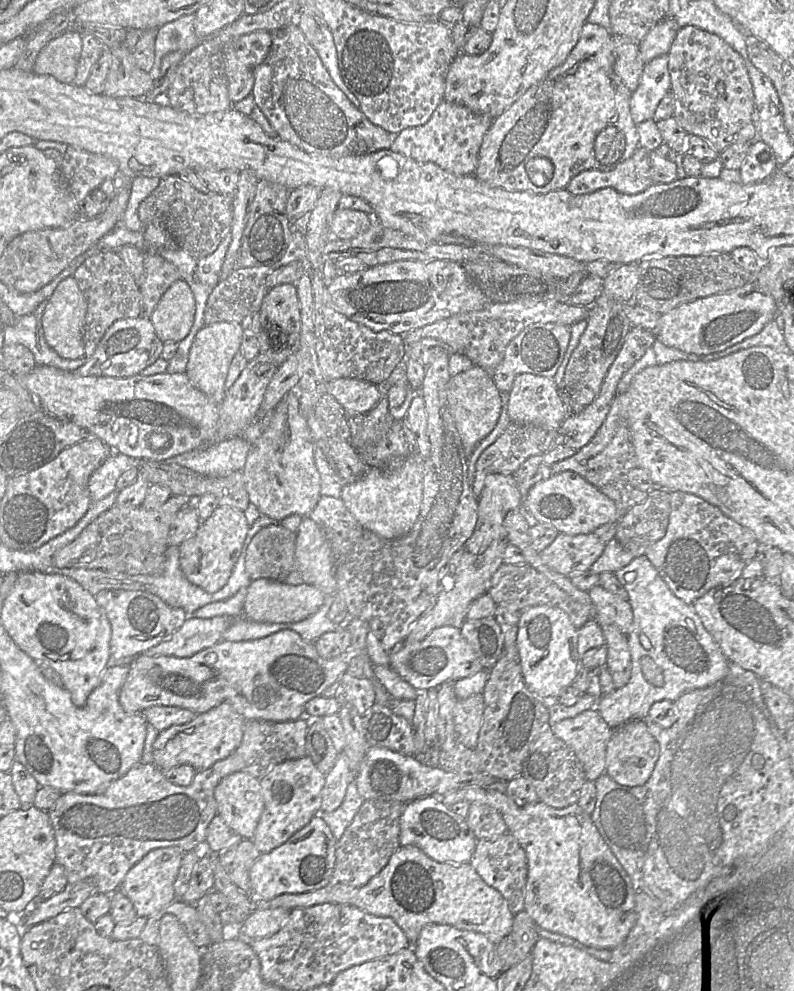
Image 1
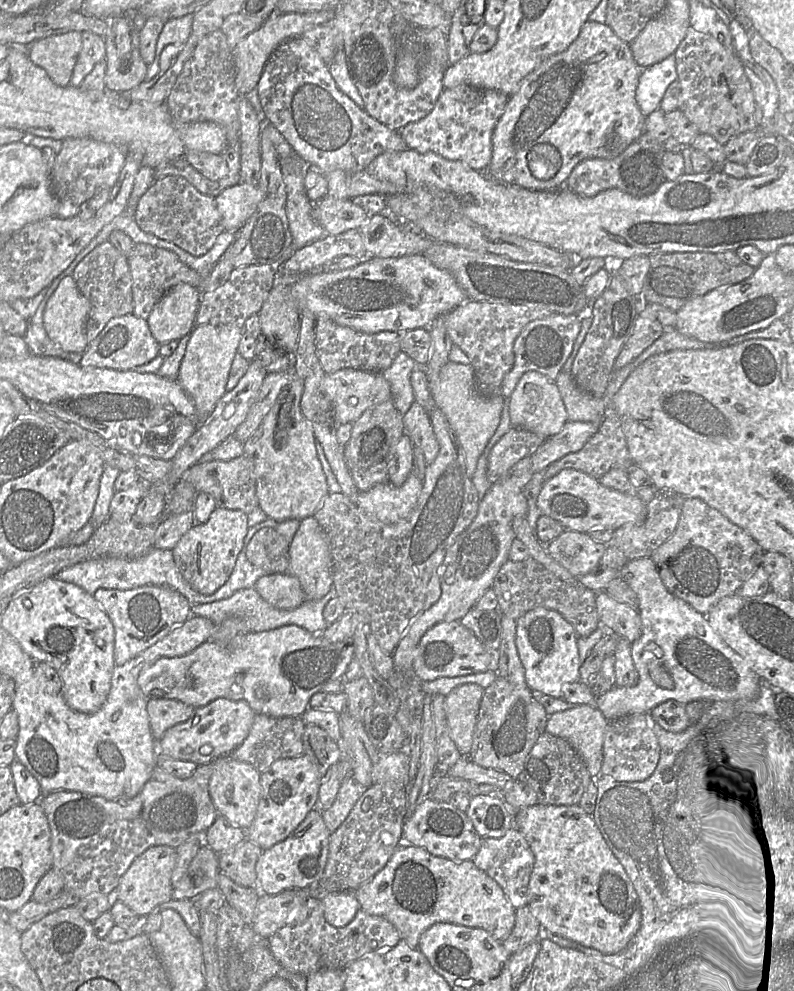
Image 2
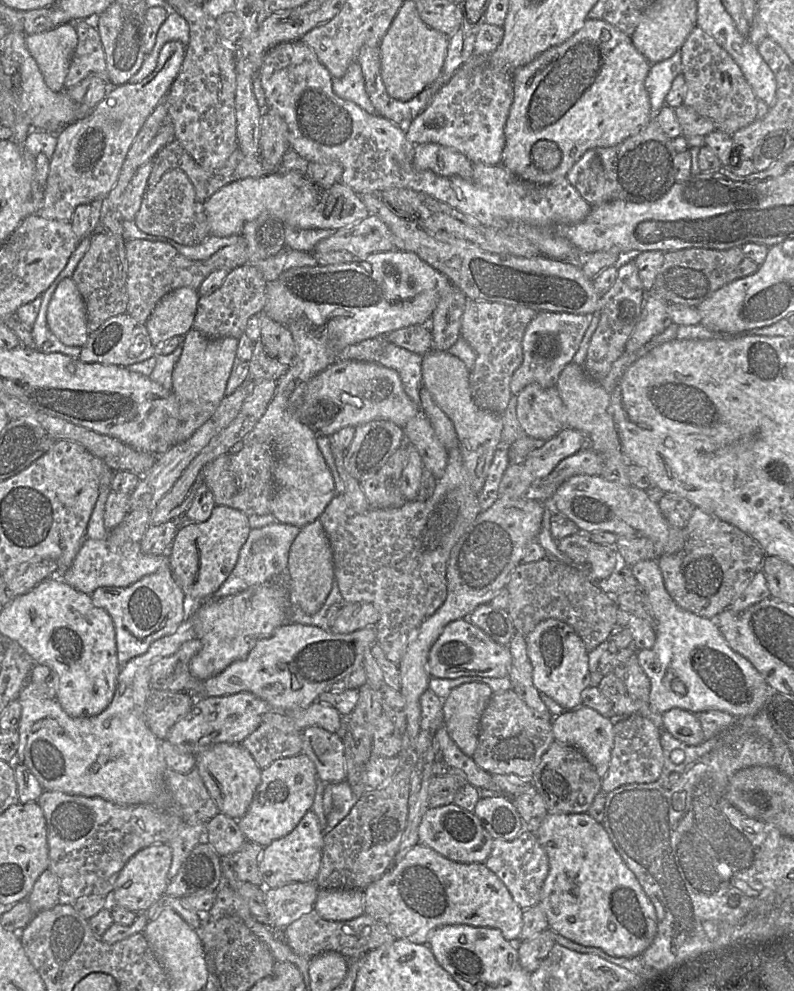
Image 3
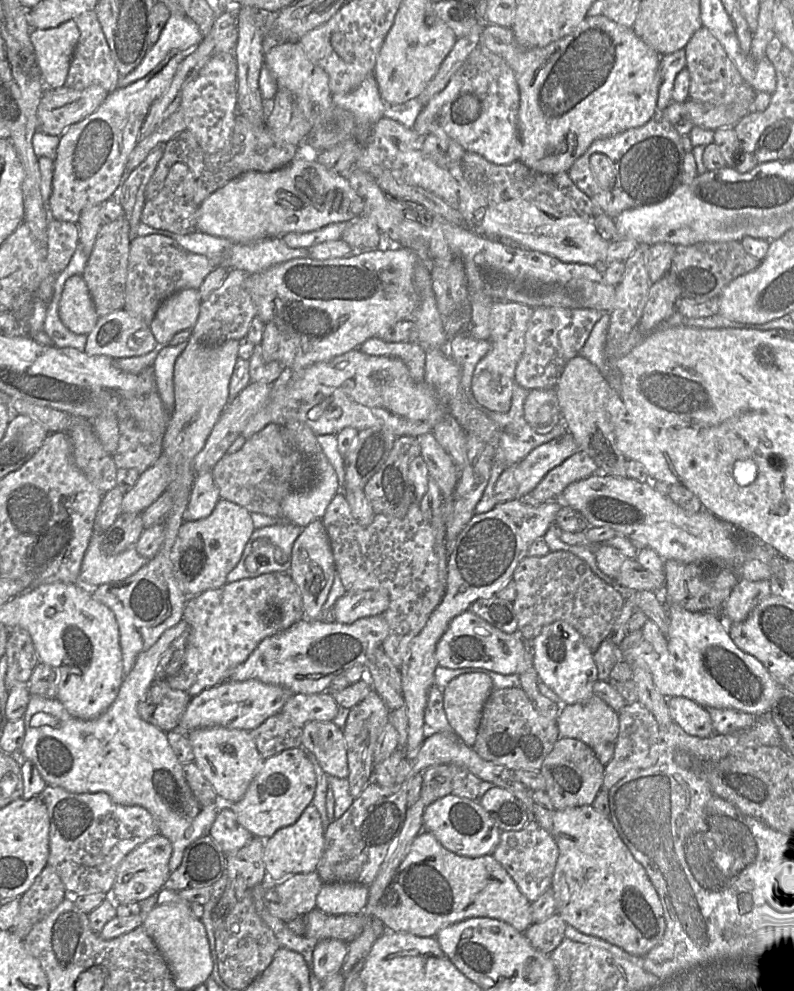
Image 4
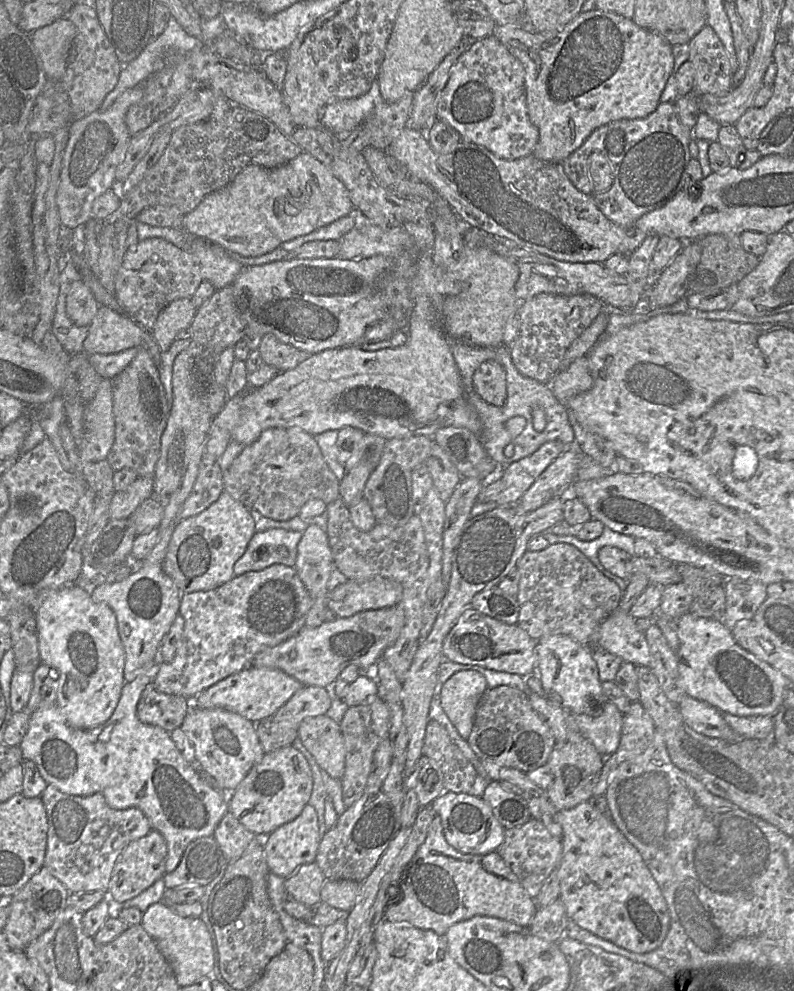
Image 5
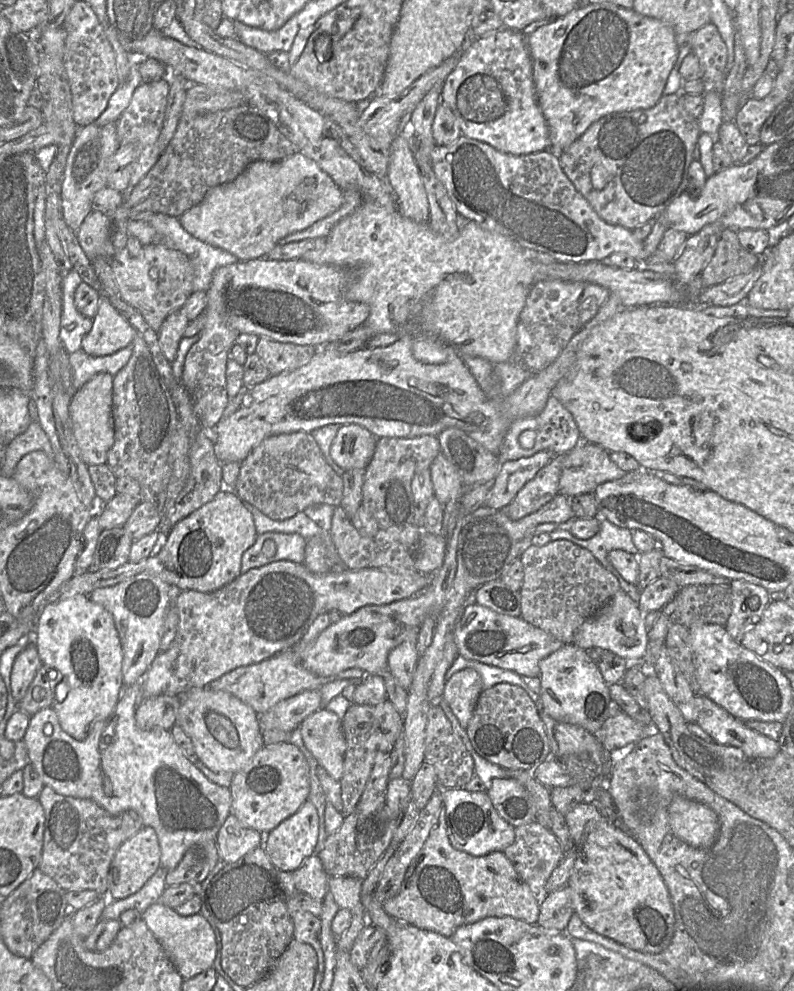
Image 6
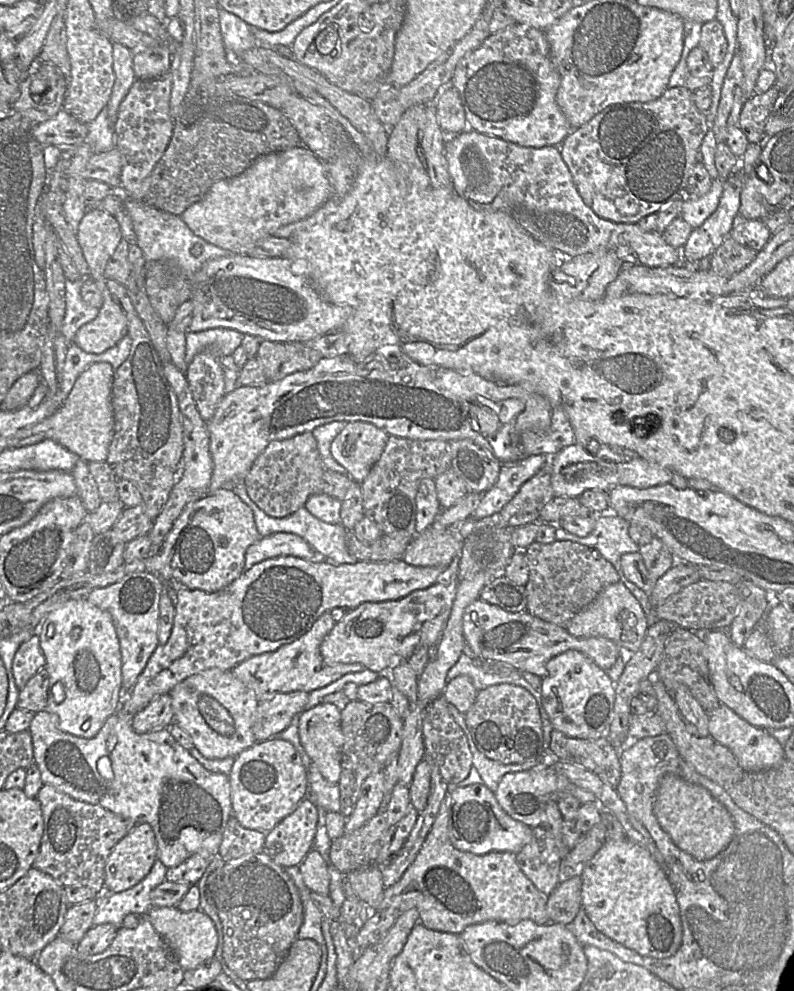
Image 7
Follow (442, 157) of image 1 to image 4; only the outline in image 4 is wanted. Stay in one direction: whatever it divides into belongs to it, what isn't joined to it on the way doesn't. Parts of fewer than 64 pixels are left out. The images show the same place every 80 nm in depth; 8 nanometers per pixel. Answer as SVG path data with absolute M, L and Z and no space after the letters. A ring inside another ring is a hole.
M479 44L452 75L447 86L418 113L412 129L422 137L446 135L458 142L465 151L477 153L493 164L511 164L519 161L522 151L517 126L519 106L519 88L512 68L504 58Z

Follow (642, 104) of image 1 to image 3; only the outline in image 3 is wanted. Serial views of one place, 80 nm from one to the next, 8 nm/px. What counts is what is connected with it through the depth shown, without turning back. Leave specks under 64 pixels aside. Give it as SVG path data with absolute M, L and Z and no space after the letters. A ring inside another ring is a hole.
M679 50L670 58L651 64L645 79L645 88L649 94L651 111L654 116L665 106L665 99L673 80L681 73L682 61Z

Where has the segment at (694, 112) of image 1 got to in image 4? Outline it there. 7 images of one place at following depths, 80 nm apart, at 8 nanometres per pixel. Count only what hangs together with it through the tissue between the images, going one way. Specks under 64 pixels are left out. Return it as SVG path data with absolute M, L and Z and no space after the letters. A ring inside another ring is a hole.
M699 28L687 43L685 49L686 68L690 73L689 98L715 105L729 104L739 87L746 83L726 54L721 43L705 28Z

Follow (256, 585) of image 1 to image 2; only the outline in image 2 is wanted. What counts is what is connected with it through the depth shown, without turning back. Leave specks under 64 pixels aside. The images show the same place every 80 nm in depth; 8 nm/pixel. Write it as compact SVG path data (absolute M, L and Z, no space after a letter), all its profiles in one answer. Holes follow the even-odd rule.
M288 573L262 576L254 588L263 600L277 609L294 609L306 601L299 580Z

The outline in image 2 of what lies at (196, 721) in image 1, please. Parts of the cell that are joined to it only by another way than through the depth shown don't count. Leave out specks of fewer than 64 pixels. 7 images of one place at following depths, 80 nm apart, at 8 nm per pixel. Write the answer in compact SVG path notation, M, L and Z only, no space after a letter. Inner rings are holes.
M217 698L209 704L196 707L195 715L169 728L158 741L158 753L172 759L205 765L231 754L247 738L256 713L244 700Z

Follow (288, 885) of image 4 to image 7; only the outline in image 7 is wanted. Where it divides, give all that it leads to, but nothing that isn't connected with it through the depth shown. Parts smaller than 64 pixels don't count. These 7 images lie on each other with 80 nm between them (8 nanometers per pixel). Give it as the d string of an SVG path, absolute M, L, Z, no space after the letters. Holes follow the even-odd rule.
M311 850L300 863L306 887L314 893L328 896L330 892L329 864L316 850Z

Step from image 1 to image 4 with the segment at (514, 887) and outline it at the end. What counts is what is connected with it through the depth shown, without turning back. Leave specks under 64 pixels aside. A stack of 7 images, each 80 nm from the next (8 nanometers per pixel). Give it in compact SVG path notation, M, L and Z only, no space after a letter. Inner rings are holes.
M530 819L520 831L501 832L500 842L492 856L506 870L524 897L532 903L551 886L558 849L552 835Z

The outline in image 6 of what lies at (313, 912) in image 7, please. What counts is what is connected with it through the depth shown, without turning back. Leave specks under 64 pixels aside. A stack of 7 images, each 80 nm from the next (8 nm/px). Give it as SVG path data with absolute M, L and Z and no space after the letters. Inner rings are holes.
M278 871L278 876L287 896L288 914L294 925L293 939L308 944L315 950L318 962L316 974L321 974L325 967L324 953L320 943L321 920L304 911L295 899L297 889L293 881L293 873Z

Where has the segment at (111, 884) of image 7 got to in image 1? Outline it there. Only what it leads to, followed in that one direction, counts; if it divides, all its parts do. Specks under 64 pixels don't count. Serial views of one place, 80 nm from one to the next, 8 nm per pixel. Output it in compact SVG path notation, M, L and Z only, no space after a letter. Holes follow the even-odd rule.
M157 848L147 853L128 871L118 890L132 902L138 917L150 917L176 899L174 882L183 853L177 848Z

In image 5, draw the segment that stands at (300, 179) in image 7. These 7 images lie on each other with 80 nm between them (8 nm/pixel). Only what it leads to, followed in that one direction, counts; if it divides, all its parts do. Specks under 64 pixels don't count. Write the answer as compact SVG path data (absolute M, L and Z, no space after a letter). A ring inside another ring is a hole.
M302 151L276 168L246 166L226 186L208 195L183 219L190 235L242 256L260 256L284 241L308 234L354 209L344 184L319 160Z

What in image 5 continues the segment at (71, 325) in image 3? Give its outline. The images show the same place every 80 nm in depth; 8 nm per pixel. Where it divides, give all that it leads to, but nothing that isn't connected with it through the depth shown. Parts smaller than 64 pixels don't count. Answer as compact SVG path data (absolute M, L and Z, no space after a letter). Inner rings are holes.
M74 281L66 296L66 312L77 326L90 326L100 304L90 288L82 281Z

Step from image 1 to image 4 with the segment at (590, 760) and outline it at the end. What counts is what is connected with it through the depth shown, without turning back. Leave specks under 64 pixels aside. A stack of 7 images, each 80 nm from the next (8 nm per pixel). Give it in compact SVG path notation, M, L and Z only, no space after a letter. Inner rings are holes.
M598 697L574 705L566 705L556 720L559 738L572 738L588 745L600 763L605 766L613 757L619 732L618 713Z

